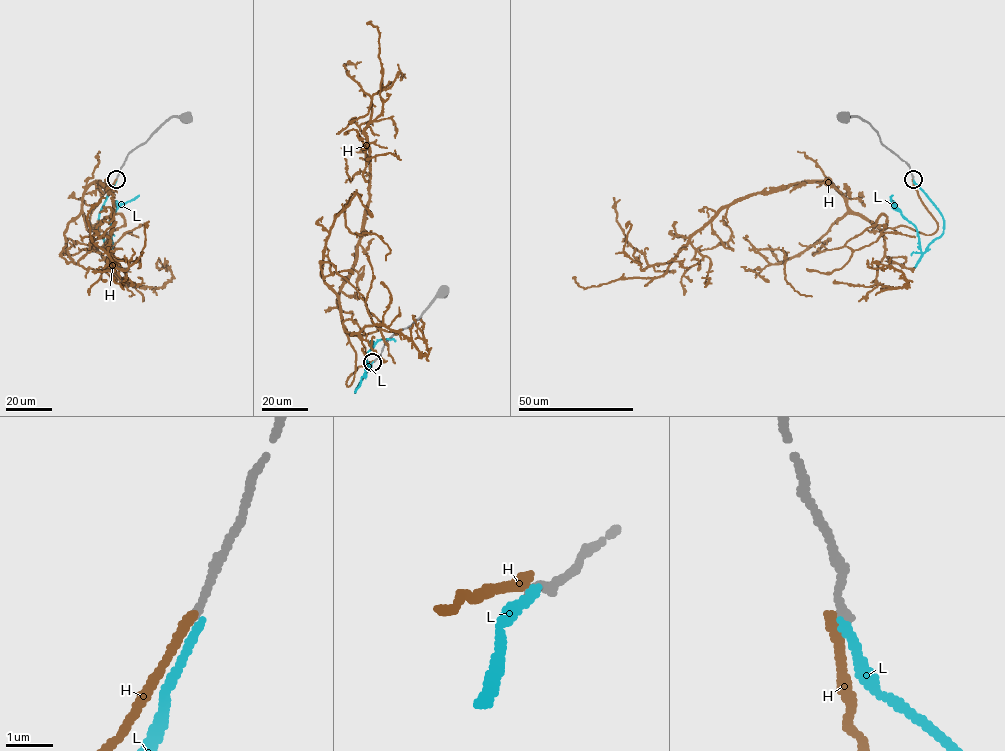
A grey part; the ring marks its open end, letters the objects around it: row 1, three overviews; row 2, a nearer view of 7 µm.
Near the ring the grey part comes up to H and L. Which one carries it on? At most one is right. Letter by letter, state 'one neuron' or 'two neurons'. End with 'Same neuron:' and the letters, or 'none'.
H: two neurons
L: two neurons
Same neuron: none

